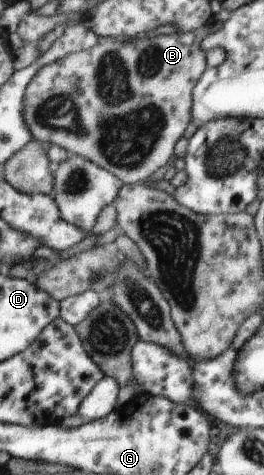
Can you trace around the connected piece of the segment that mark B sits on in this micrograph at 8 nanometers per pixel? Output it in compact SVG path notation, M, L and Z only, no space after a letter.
M212 21L206 23L202 27L198 27L194 31L188 31L188 33L179 34L160 34L155 37L142 37L137 38L134 41L120 41L120 38L104 38L100 39L94 47L90 49L82 49L82 51L76 51L76 53L70 53L54 63L48 63L44 65L36 75L34 79L28 83L26 91L24 93L24 121L30 129L30 135L32 140L42 142L46 145L52 144L73 153L74 155L80 155L88 161L92 161L102 169L106 169L107 172L112 172L112 175L116 175L123 184L140 184L144 183L146 178L150 177L152 173L156 173L160 167L168 164L174 156L174 147L178 140L183 137L184 131L186 131L191 117L192 109L192 92L198 79L206 68L209 66L206 64L206 52L201 47L201 41L203 37L208 36L222 28L224 22Z

